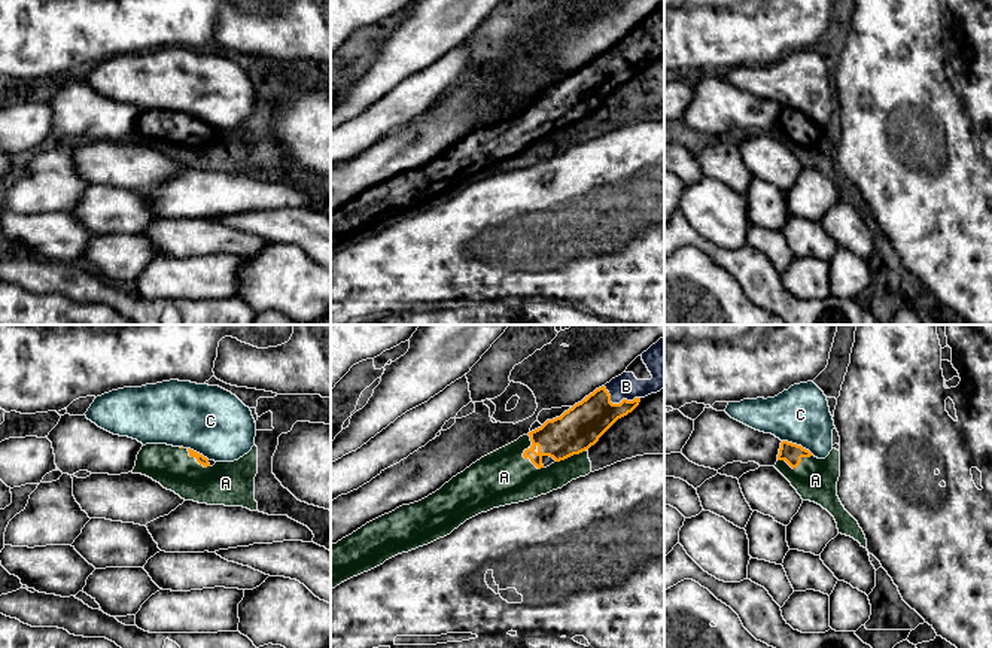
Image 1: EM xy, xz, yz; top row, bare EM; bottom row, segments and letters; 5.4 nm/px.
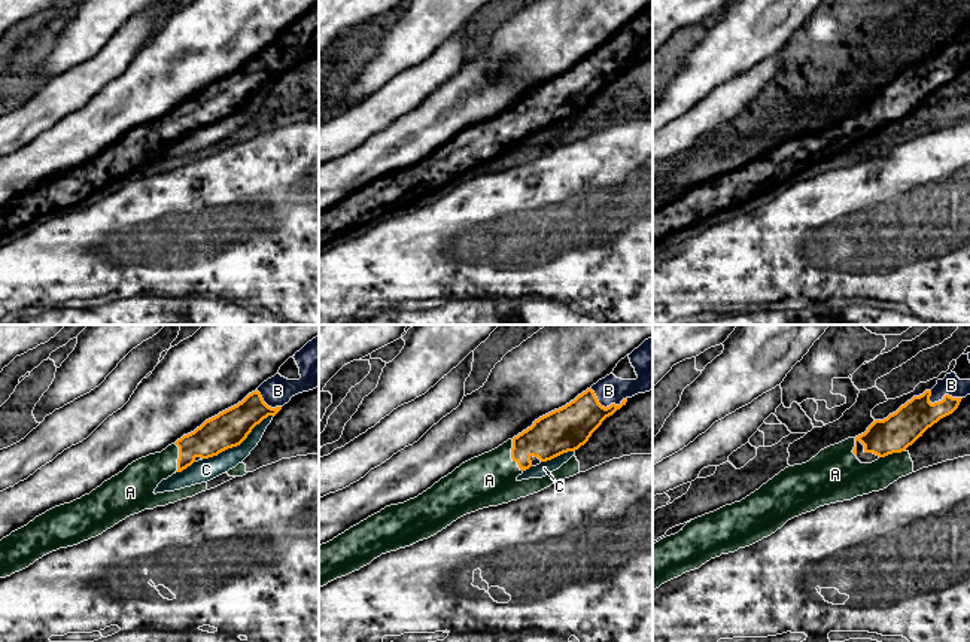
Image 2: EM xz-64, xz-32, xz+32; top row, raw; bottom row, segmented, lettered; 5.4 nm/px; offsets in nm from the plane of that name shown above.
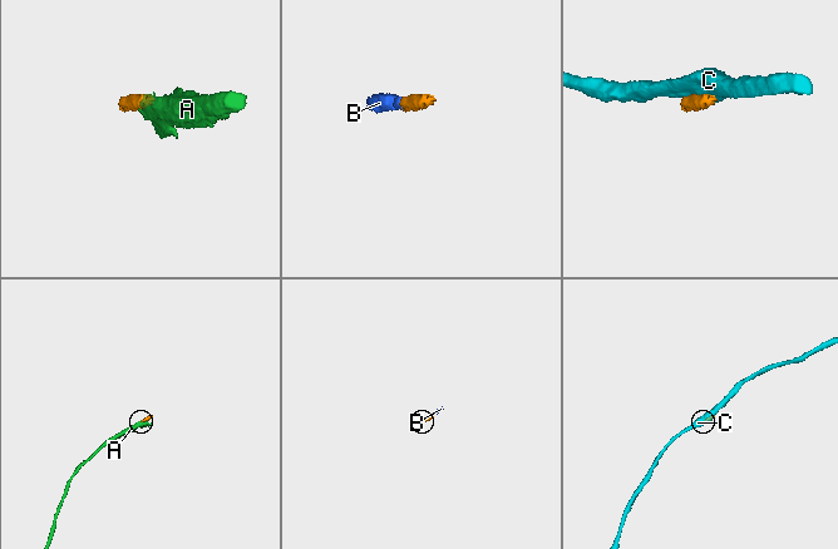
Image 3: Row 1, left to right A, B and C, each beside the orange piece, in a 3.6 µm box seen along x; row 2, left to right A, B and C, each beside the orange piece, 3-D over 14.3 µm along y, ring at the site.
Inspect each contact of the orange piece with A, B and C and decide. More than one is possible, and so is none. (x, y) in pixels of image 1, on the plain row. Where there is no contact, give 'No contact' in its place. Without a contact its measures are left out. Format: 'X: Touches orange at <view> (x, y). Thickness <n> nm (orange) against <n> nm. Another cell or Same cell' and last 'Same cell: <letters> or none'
A: Touches orange at xz (523, 119). Thickness 220 nm (orange) against 300 nm. Same cell
B: Touches orange at xz (620, 69). Thickness 240 nm (orange) against 140 nm. Same cell
C: Touches orange at yz (799, 112). Thickness 110 nm (orange) against 300 nm. Another cell
Same cell: A, B

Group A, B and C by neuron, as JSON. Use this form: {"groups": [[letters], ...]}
{"groups": [["A", "B"], ["C"]]}

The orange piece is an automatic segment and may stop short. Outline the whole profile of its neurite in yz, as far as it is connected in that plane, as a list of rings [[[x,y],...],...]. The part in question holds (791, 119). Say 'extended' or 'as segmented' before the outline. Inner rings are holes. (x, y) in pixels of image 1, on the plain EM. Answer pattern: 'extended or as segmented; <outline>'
extended; [[[782,107],[775,134],[791,149],[803,167],[821,171],[834,183],[839,200],[853,204],[867,215],[862,195],[837,162],[839,116],[833,115],[825,125],[818,125],[801,112]]]

